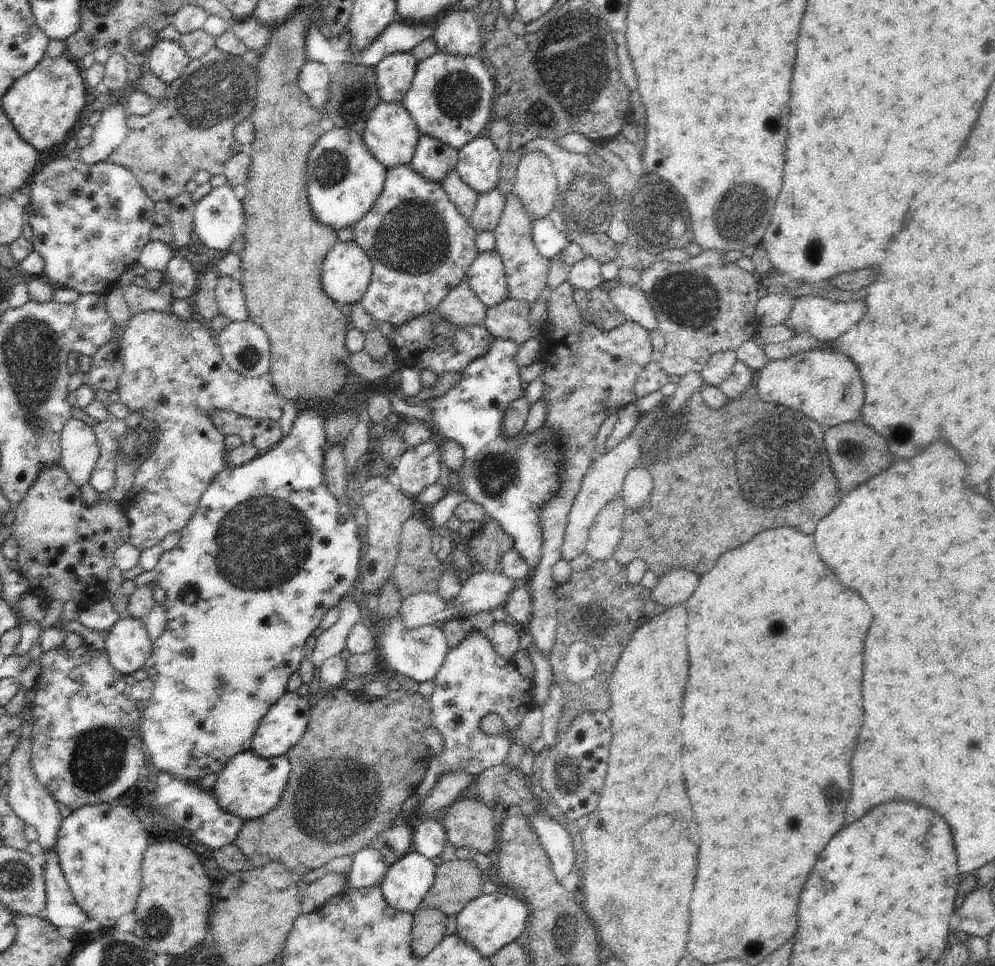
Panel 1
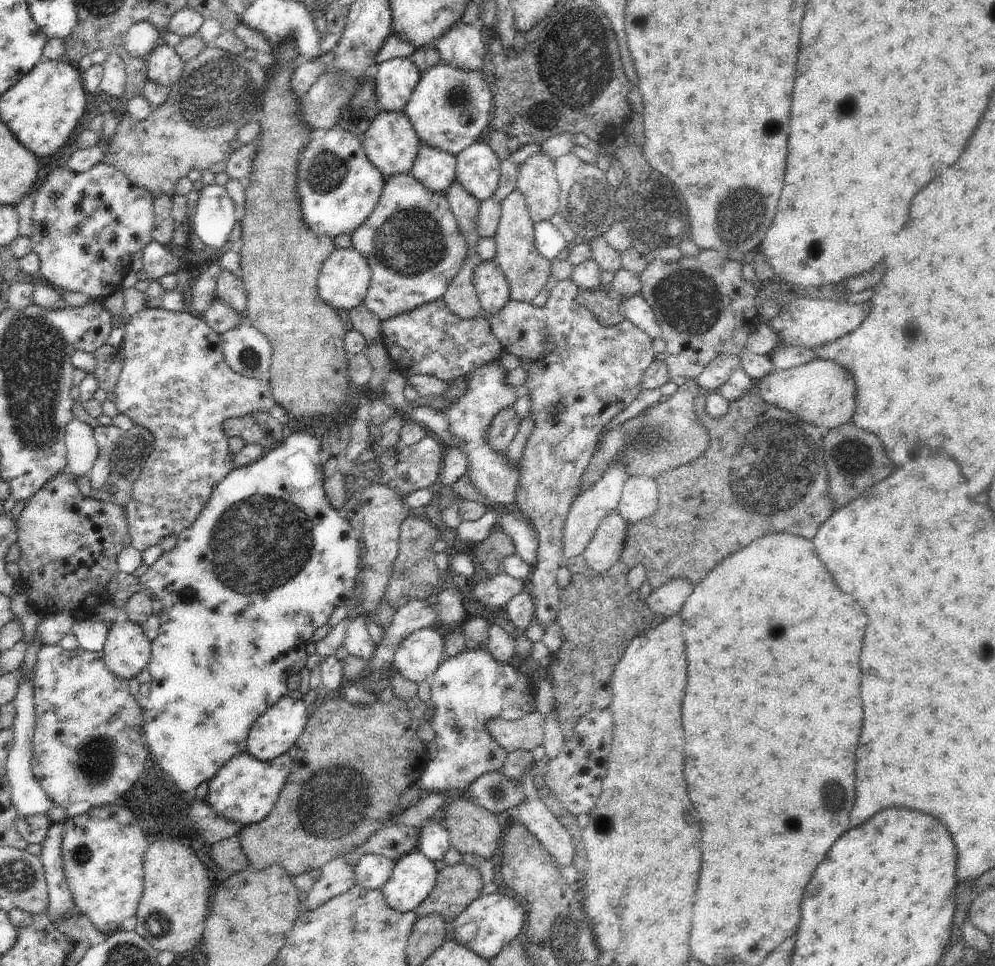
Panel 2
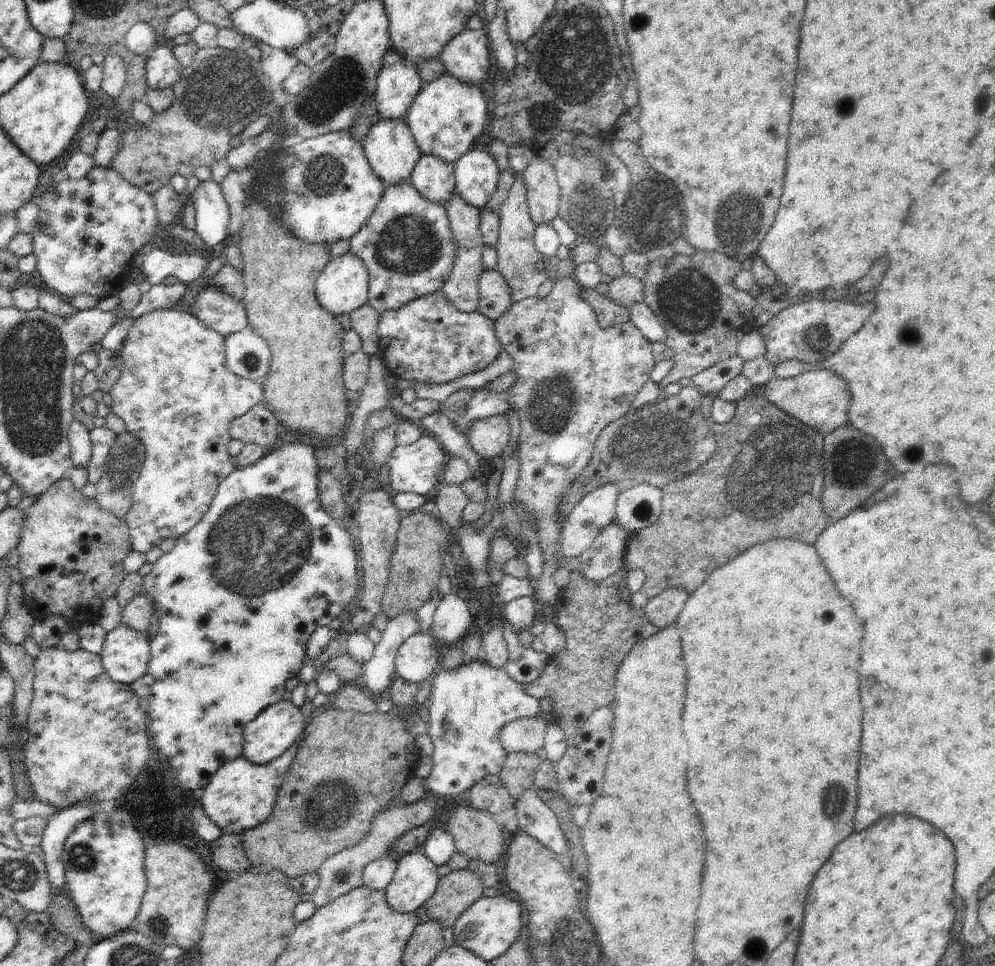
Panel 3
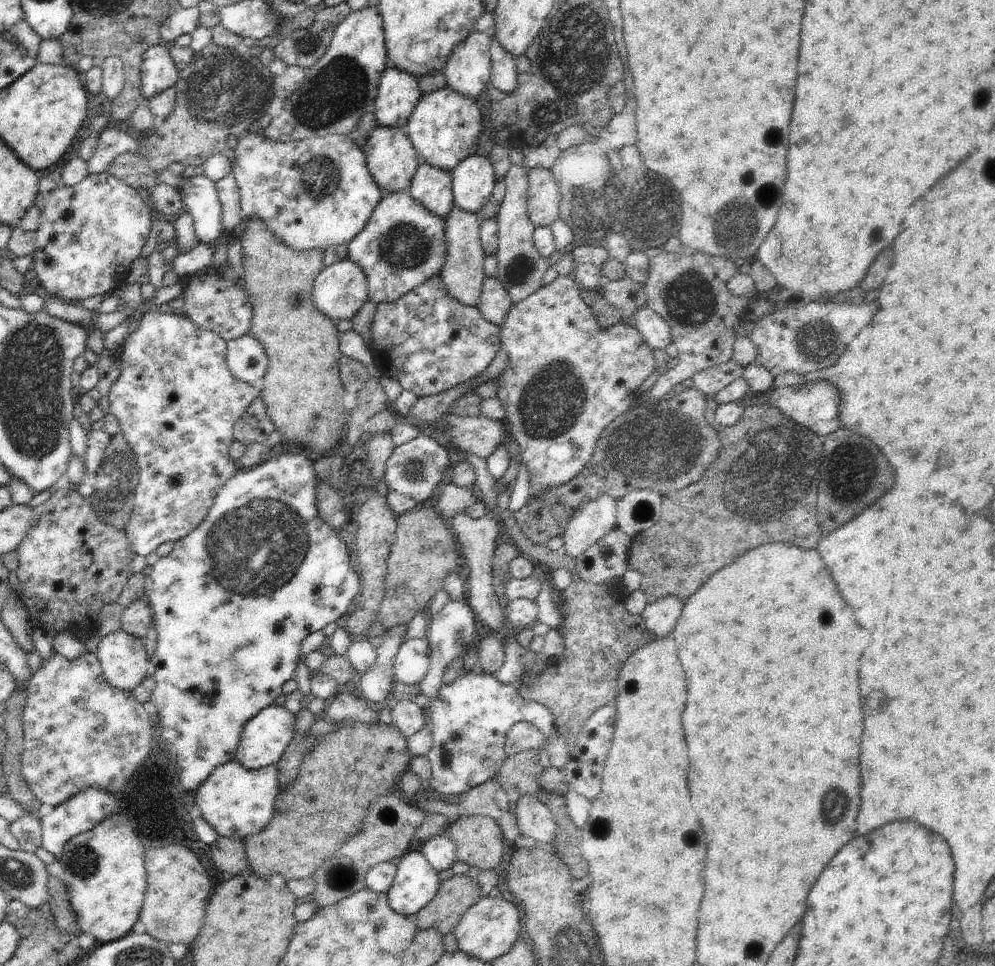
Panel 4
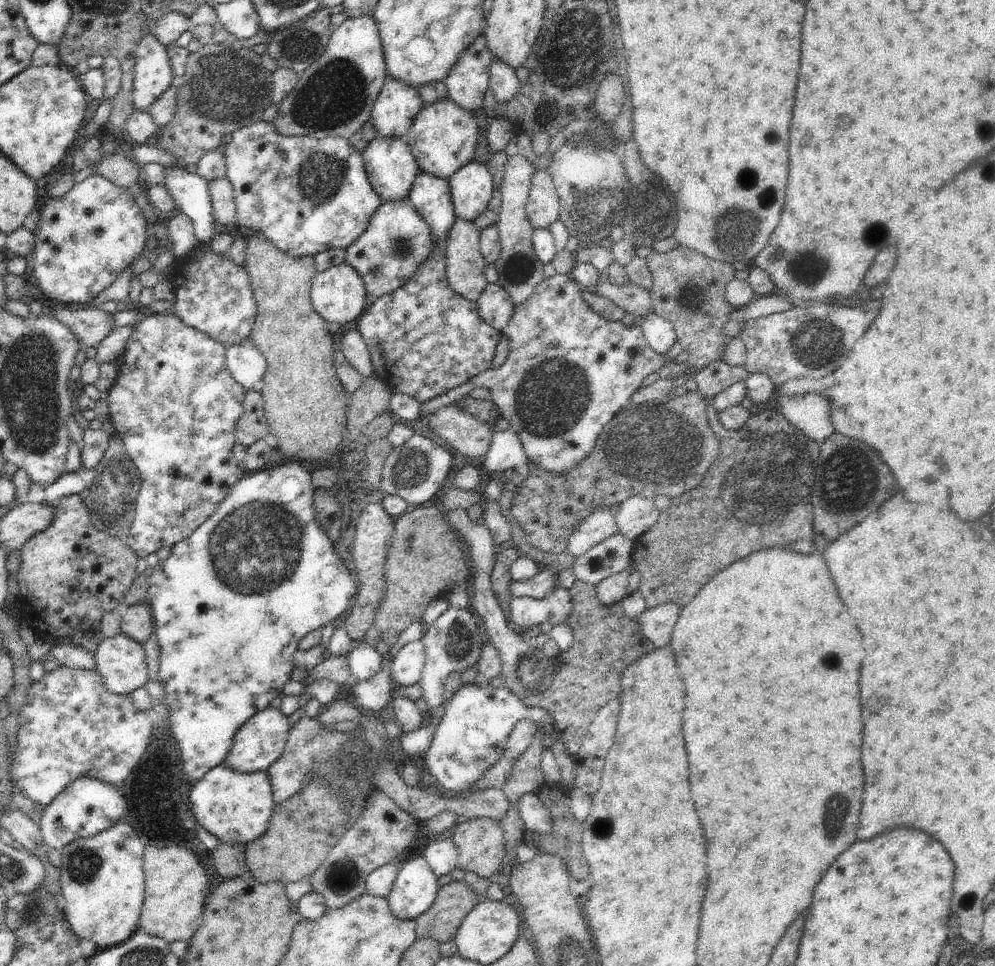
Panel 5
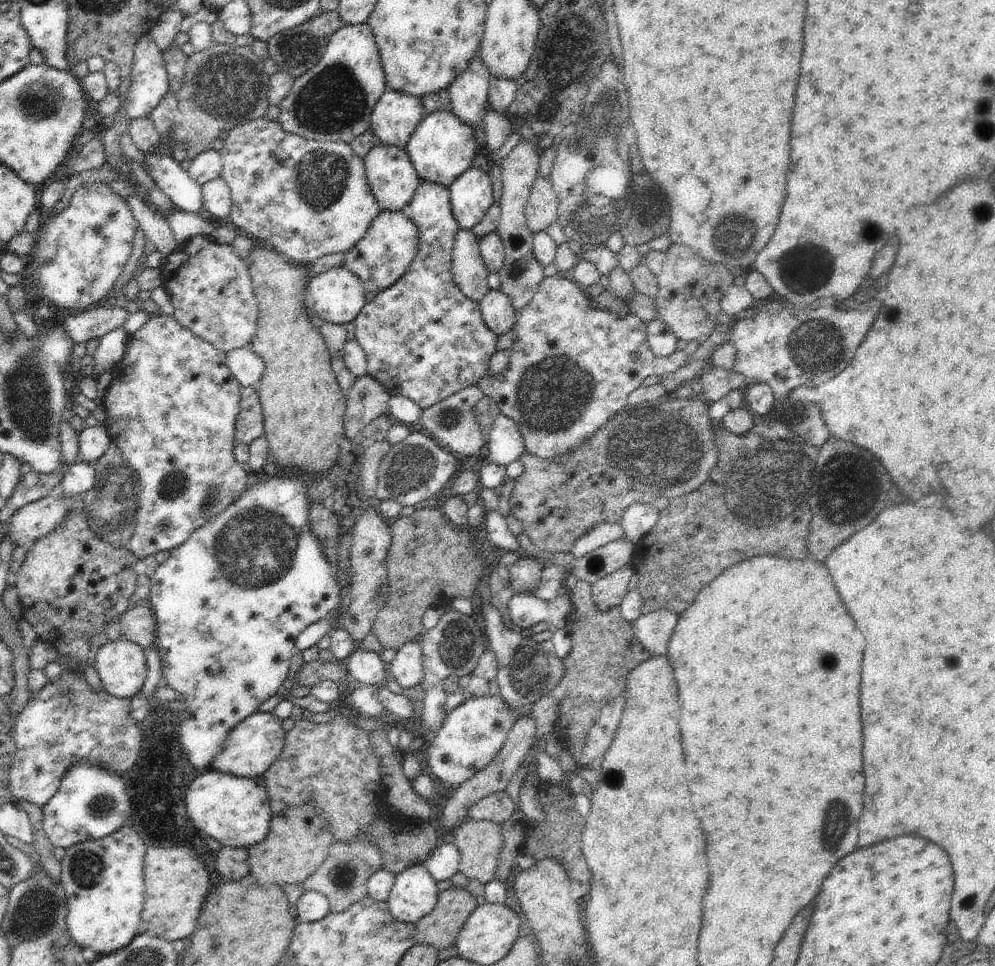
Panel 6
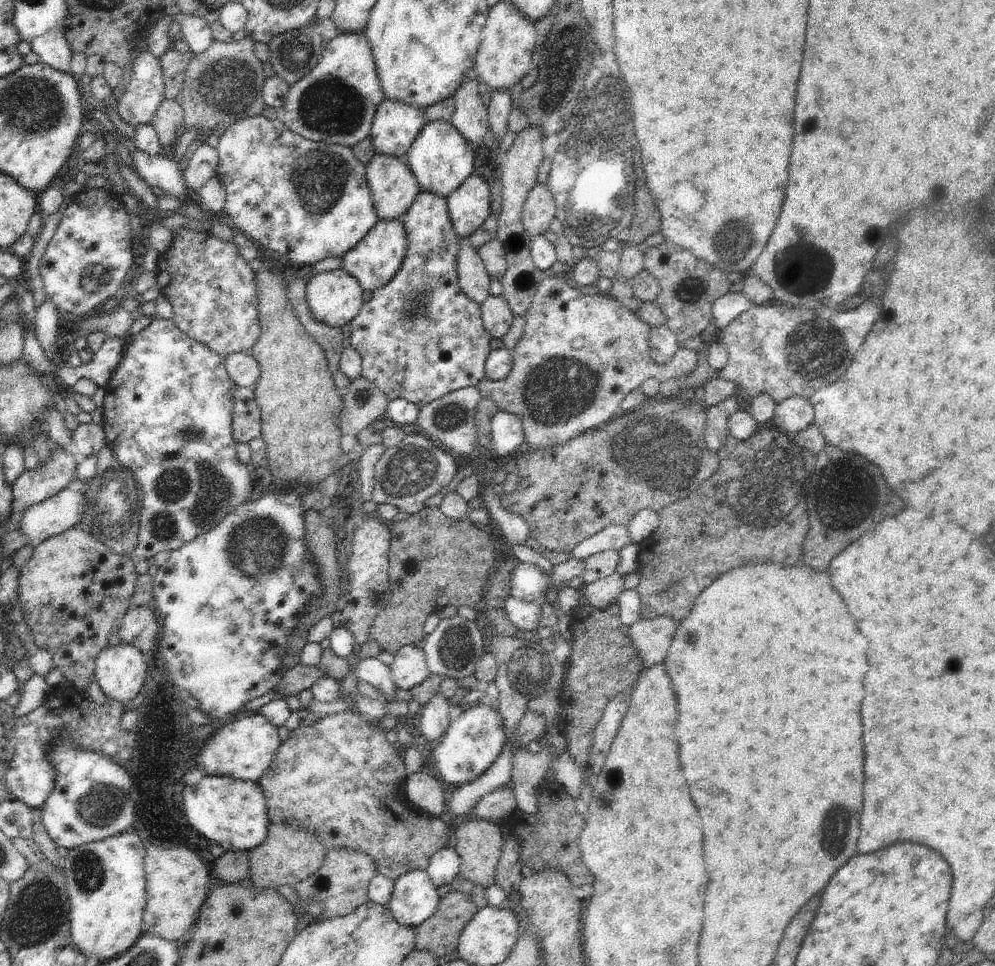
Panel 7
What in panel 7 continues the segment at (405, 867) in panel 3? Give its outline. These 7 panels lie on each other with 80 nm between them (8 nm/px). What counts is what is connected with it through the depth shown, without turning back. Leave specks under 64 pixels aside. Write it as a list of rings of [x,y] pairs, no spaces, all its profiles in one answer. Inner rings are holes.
[[[427,871],[404,873],[394,881],[387,907],[401,925],[420,926],[436,912],[441,899],[436,890]]]

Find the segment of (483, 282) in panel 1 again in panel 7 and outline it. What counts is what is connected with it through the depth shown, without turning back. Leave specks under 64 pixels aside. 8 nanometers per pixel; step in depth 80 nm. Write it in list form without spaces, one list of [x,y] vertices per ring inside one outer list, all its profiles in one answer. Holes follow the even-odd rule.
[[[492,294],[481,304],[481,317],[486,332],[493,338],[506,336],[515,319],[506,299]]]

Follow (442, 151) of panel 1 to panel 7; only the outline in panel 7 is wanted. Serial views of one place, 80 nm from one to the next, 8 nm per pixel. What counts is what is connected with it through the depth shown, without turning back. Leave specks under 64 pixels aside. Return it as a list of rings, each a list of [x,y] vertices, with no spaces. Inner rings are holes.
[[[421,190],[414,199],[412,206],[408,209],[408,212],[401,218],[401,221],[405,226],[407,236],[407,253],[402,266],[396,273],[396,276],[390,280],[388,284],[370,293],[371,297],[364,302],[360,312],[350,321],[352,332],[348,342],[350,342],[350,347],[356,350],[362,359],[360,371],[362,377],[369,380],[374,386],[377,386],[382,392],[385,392],[389,401],[393,401],[394,399],[406,399],[421,409],[427,404],[434,402],[436,399],[442,398],[445,394],[461,388],[476,387],[477,384],[485,378],[484,363],[486,357],[490,354],[491,350],[489,350],[489,346],[493,336],[488,334],[484,328],[481,317],[481,306],[477,302],[474,302],[469,296],[466,296],[460,288],[458,282],[457,256],[461,247],[461,240],[456,234],[449,217],[447,198]]]

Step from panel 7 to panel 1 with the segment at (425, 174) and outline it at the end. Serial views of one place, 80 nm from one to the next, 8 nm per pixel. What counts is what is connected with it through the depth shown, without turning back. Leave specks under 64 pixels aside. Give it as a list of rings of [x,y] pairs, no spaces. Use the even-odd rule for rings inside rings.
[[[438,51],[417,65],[402,103],[417,124],[420,136],[434,137],[460,150],[478,137],[493,116],[494,86],[481,56],[455,57]]]

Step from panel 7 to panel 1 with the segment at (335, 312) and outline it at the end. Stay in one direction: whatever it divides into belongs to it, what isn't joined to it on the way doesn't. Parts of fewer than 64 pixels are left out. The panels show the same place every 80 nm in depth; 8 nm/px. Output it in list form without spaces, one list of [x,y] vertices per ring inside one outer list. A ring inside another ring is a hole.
[[[354,241],[337,242],[321,268],[324,292],[336,303],[360,303],[371,281],[370,257]]]

